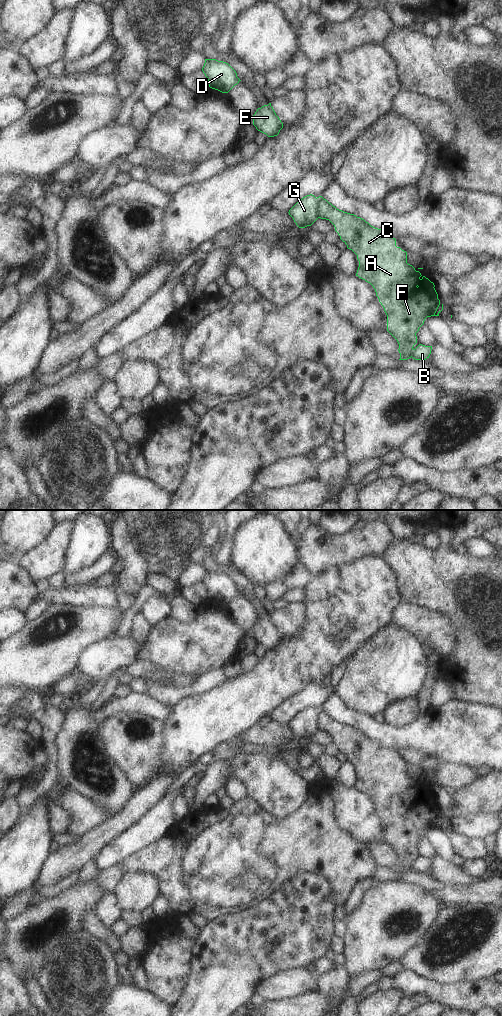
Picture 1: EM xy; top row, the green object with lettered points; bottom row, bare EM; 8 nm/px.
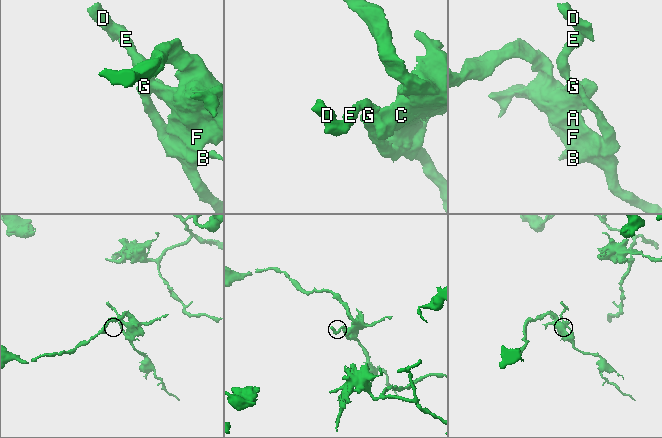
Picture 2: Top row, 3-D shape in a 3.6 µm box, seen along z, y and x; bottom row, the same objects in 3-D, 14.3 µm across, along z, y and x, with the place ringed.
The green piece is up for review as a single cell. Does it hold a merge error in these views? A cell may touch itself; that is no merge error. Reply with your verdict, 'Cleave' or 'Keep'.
Cleave

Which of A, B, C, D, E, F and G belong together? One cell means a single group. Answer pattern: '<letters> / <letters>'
A C F / B D E G

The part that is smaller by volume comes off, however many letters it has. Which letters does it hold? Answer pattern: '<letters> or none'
B, D, E, G

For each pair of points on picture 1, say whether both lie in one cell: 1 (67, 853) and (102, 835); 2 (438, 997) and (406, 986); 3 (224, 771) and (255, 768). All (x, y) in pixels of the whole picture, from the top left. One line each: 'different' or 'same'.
1: same
2: same
3: different

